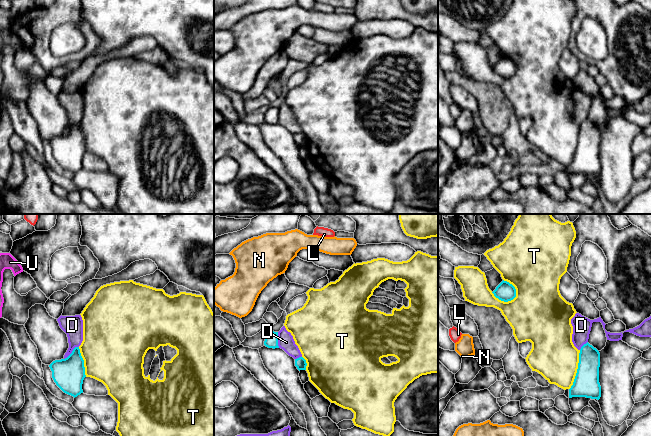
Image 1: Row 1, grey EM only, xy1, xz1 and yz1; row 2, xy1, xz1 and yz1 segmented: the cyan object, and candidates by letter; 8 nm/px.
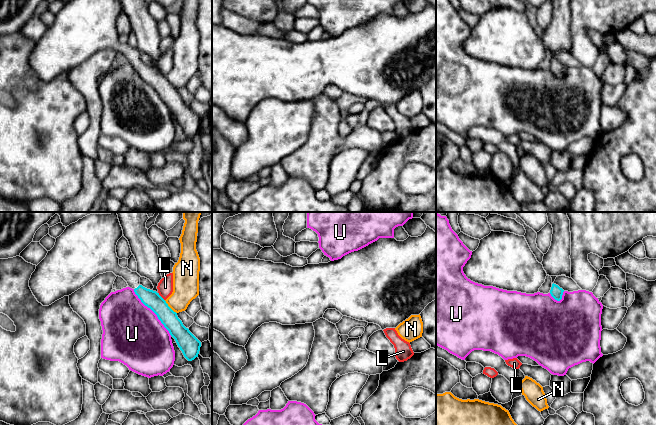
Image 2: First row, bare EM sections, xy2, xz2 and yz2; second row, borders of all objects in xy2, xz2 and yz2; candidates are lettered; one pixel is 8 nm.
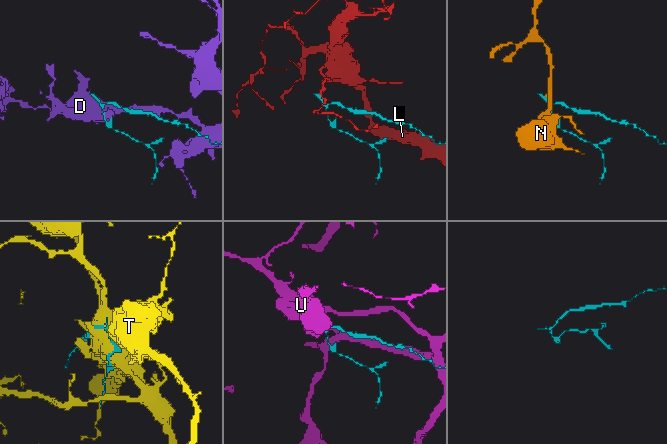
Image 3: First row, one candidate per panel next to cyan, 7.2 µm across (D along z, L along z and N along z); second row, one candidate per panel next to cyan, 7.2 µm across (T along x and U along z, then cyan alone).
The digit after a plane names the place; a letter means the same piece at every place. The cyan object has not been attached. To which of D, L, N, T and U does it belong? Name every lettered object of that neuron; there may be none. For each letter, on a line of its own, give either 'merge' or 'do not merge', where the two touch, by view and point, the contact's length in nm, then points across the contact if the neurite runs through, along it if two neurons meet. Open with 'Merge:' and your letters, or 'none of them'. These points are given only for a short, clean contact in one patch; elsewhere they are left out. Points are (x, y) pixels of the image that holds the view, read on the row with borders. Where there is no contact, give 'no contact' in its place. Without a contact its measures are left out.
Merge: none of them
D: do not merge; meets cyan in xy1 at (72, 352); contact 160 nm long; border along xy1 (78, 346), (64, 359)
L: do not merge; meets cyan in xy2 at (160, 296); contact 90 nm long; border along xy2 (158, 292), (164, 300)
N: do not merge; meets cyan in xy2 at (169, 307); contact 150 nm long; border along xy2 (164, 300), (176, 313)
T: do not merge; meets cyan in yz1 at (504, 301); contact 220 nm long
U: do not merge; meets cyan in xy2 at (153, 311); contact 480 nm long; border along xy2 (133, 289), (137, 297), (156, 315), (171, 335)

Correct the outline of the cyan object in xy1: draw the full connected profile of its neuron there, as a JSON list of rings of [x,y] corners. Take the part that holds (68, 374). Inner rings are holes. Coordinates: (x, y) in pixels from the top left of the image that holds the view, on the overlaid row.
[[[79,347],[65,359],[55,360],[49,365],[56,385],[74,398],[83,393],[82,384],[86,377],[84,360]]]

